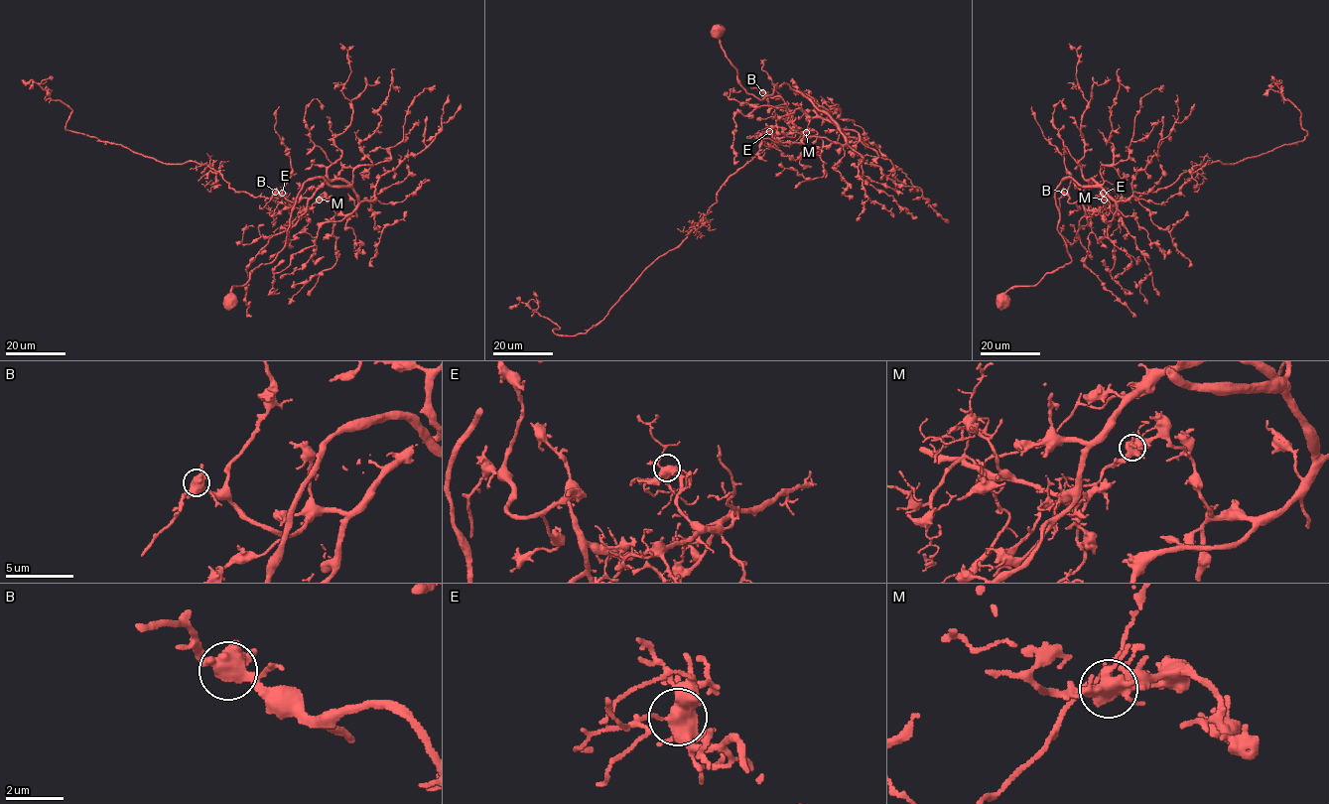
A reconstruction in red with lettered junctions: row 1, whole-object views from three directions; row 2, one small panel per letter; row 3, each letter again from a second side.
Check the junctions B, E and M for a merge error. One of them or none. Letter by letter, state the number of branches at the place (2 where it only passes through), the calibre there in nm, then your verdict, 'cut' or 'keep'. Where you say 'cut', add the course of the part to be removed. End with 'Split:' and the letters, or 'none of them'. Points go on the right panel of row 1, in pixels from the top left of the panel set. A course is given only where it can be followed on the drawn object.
B: branches 5; calibre 480 nm; keep
E: branches 6; calibre 480 nm; keep
M: branches 6; calibre 550 nm; cut; course (1104, 199), (1107, 209), (1200, 165), (1301, 142), (1301, 112), (1279, 79)
Split: M

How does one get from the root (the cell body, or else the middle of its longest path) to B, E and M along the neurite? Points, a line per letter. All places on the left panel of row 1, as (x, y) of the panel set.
B: (229, 300), (233, 286), (242, 286), (284, 247), (306, 181), (348, 184), (327, 181), (297, 202), (275, 192)
E: (229, 300), (233, 286), (242, 286), (284, 247), (306, 181), (348, 184), (326, 182), (305, 211), (282, 193)
M: (229, 300), (284, 247), (306, 181), (349, 186), (358, 203), (336, 214), (319, 199)

